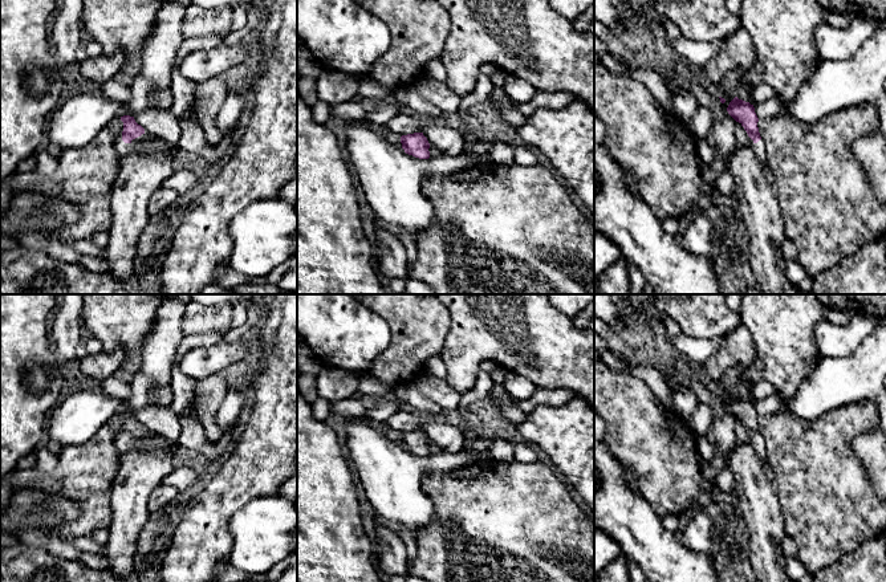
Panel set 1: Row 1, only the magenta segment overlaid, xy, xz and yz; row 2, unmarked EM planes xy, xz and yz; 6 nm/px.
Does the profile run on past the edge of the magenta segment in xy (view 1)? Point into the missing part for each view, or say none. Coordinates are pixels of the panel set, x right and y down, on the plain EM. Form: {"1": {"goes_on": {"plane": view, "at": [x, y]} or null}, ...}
{"1": {"goes_on": {"plane": "xy", "at": [124, 446]}}}

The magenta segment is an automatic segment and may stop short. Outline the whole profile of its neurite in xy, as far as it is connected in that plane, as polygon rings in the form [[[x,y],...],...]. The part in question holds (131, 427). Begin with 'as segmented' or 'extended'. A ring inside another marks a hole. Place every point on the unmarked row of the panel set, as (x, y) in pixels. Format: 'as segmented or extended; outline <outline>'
extended; outline [[[123,412],[121,418],[123,419],[123,428],[115,439],[115,447],[121,455],[125,455],[135,448],[139,439],[150,436],[153,431],[138,422],[134,414]]]

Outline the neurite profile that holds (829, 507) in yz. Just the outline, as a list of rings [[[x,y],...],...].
[[[859,400],[813,422],[800,419],[785,406],[773,415],[759,416],[757,424],[767,449],[764,472],[779,498],[785,534],[796,542],[797,558],[809,574],[886,533],[886,500],[877,496],[852,447],[857,435],[881,428],[877,402]]]

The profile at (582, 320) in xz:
[[[594,301],[584,308],[574,318],[573,323],[577,329],[586,329],[594,318]]]

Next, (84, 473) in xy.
[[[121,415],[107,420],[102,428],[86,443],[64,445],[58,453],[58,463],[53,468],[16,469],[11,477],[12,492],[34,489],[38,492],[62,496],[80,505],[81,512],[72,521],[62,522],[56,532],[62,540],[89,537],[97,529],[109,528],[111,522],[111,489],[118,472],[121,453],[115,447],[115,439],[123,428]]]

